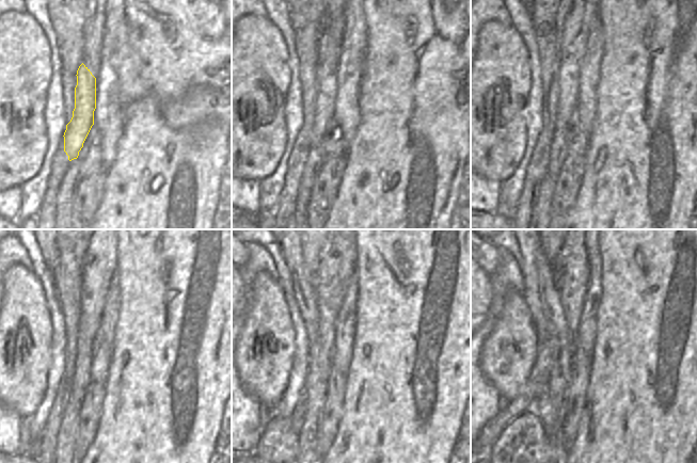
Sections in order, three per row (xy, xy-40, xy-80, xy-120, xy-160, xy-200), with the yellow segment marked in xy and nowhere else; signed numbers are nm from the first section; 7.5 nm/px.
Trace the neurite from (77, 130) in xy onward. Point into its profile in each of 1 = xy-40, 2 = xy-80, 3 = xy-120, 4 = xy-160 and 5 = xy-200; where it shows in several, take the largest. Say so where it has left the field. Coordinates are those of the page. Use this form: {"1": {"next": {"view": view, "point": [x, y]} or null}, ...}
{"1": {"next": {"view": "xy-40", "point": [330, 43]}}, "2": {"next": {"view": "xy-80", "point": [575, 32]}}, "3": {"next": {"view": "xy-120", "point": [100, 264]}}, "4": {"next": {"view": "xy-160", "point": [335, 270]}}, "5": {"next": {"view": "xy-200", "point": [572, 276]}}}

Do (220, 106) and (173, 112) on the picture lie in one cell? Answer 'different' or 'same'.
same

